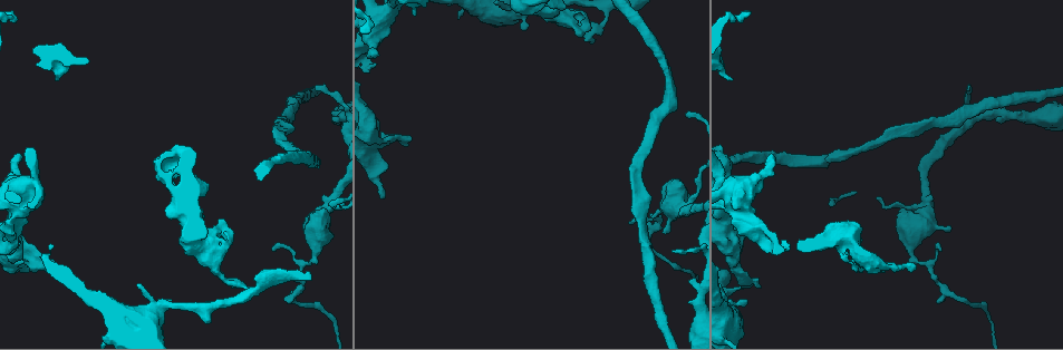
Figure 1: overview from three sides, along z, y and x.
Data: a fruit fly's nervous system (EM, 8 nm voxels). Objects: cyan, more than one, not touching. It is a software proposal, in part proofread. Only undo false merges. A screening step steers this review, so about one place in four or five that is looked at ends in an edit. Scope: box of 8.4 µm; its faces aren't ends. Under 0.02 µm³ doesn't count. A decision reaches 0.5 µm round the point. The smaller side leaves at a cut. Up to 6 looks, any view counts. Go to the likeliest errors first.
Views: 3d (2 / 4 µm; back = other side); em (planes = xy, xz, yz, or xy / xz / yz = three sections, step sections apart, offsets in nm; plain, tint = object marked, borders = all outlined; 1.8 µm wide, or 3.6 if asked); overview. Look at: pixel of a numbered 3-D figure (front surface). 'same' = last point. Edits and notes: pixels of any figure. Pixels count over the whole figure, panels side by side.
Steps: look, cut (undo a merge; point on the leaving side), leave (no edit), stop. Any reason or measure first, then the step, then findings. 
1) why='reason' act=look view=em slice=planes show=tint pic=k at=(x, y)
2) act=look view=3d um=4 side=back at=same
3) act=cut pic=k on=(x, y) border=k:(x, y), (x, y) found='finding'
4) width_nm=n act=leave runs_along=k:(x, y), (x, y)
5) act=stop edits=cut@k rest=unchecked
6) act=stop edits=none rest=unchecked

why='thick turns thin' act=look view=em slice=planes show=tint pic=1 at=(227, 281)

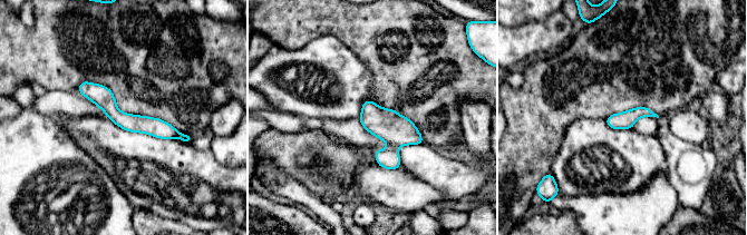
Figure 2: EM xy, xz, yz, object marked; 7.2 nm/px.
act=cut pic=2 on=(186, 138) border=2:(181, 134), (177, 137) found='two neurons meet here'

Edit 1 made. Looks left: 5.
why='a fork' act=look view=3d um=4 pic=1 at=(926, 213)

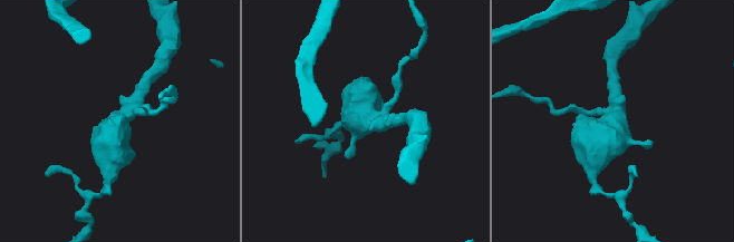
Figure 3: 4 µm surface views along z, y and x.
act=look view=em um=3.6 slice=planes show=tint pic=3 at=(612, 123)

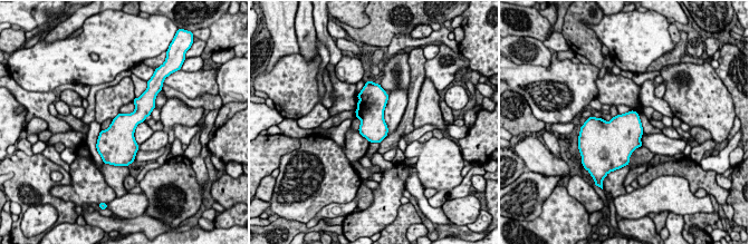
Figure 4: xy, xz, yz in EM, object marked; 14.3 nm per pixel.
act=leave found='continuous, no second neuron'

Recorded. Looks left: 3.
why='sharp bend' act=look view=3d um=4 pic=1 at=(32, 192)

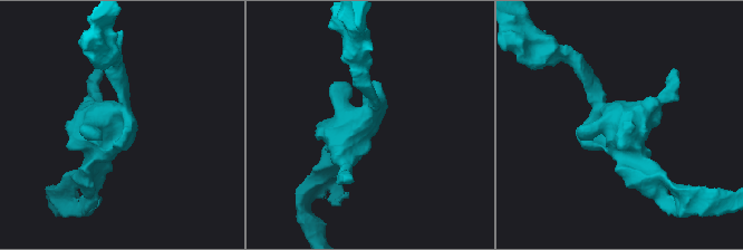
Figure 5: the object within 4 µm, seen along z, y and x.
act=look view=em um=3.6 slice=yz step=4 show=tint pic=5 at=(116, 129)

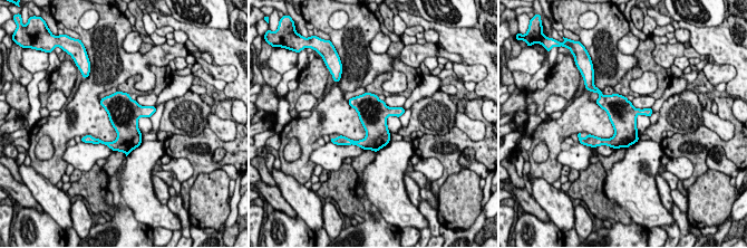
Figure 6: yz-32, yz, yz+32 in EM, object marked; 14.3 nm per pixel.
act=look view=em um=3.6 slice=planes show=borders at=same

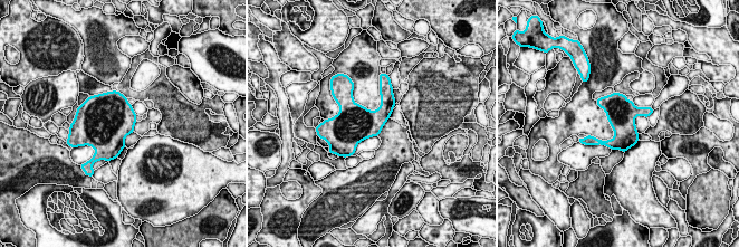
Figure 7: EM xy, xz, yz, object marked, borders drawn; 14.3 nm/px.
act=leave found='all the same neuron'

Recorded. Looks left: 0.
act=stop edits=cut@2 rest=unchecked

